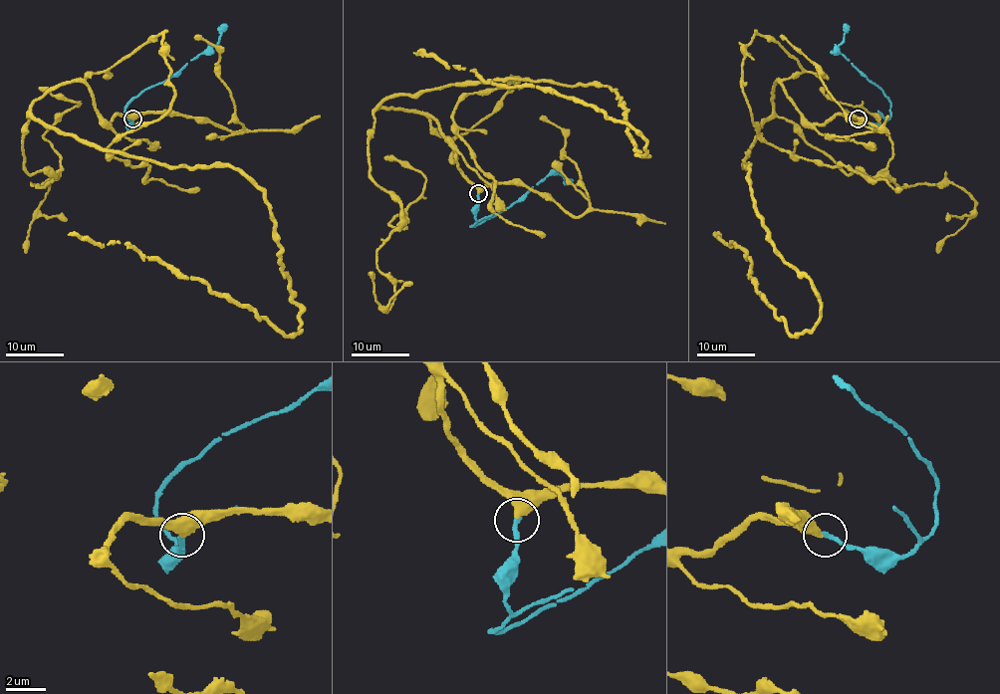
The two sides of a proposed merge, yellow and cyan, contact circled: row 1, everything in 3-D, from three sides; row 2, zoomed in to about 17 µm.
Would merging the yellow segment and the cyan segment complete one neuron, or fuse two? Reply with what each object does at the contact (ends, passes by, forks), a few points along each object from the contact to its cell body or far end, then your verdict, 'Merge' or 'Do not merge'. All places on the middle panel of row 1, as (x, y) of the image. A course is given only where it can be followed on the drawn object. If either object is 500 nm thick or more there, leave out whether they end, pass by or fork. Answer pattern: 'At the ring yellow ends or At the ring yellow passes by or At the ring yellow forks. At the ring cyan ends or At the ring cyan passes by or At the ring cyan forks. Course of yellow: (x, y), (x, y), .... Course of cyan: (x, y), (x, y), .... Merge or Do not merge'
At the ring yellow ends. At the ring cyan ends. Course of yellow: (478, 193), (428, 115), (376, 109), (449, 84), (608, 86), (639, 155), (646, 141), (571, 97), (413, 52). Course of cyan: (478, 193), (476, 220), (470, 226), (510, 207), (536, 184), (555, 174), (571, 181). Merge

